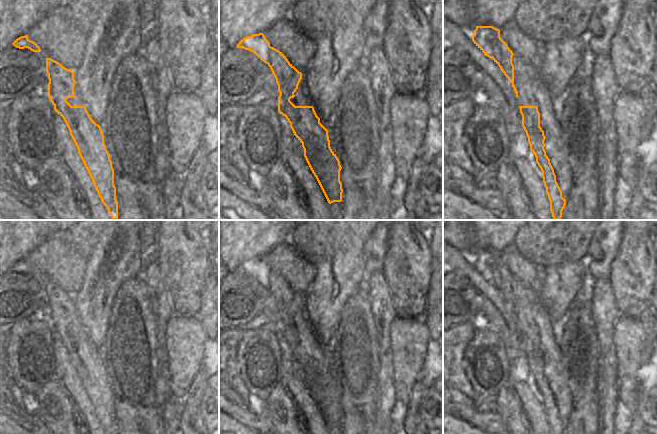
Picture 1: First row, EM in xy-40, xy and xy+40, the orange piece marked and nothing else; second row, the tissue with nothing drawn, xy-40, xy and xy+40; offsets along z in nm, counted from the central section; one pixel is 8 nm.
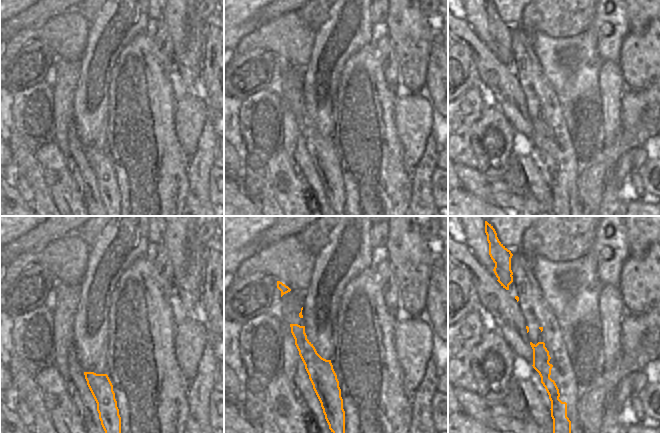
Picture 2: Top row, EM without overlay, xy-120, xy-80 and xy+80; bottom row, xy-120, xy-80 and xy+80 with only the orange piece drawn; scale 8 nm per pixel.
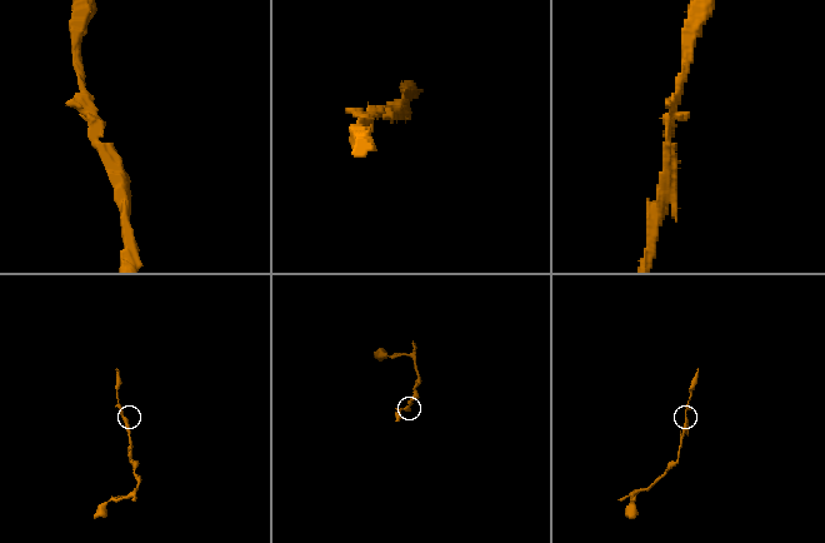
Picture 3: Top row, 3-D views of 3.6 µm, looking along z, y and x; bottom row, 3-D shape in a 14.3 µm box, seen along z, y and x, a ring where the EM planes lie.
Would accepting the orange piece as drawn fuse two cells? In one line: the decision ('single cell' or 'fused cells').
single cell

